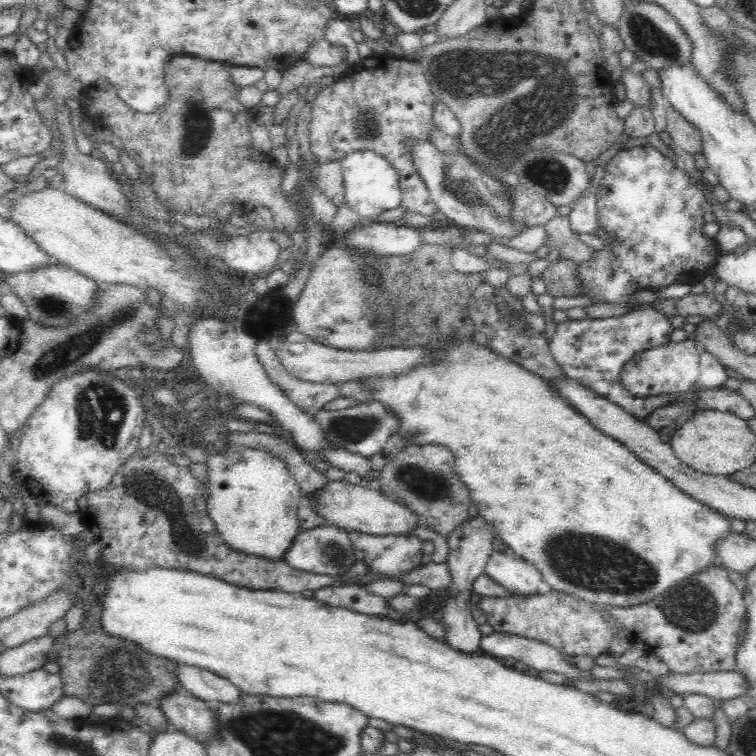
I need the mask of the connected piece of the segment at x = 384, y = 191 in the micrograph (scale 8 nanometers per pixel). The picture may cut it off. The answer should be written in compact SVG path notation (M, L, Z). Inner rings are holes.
M370 150L357 151L341 159L345 188L345 203L362 218L375 219L384 210L398 208L402 202L402 189L397 170L378 154Z

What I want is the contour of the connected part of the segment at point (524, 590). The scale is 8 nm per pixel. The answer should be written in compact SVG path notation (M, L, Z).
M511 549L493 550L485 573L512 594L534 595L538 584L543 580L539 570L530 562L523 560Z

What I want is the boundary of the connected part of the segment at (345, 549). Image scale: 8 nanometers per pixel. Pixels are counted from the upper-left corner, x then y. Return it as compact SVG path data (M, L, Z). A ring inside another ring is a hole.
M323 525L300 532L287 551L284 562L296 570L333 577L348 572L355 565L354 554L355 546L346 531L336 526Z

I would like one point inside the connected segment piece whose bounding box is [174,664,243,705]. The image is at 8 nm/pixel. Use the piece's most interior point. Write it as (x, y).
(204, 684)

